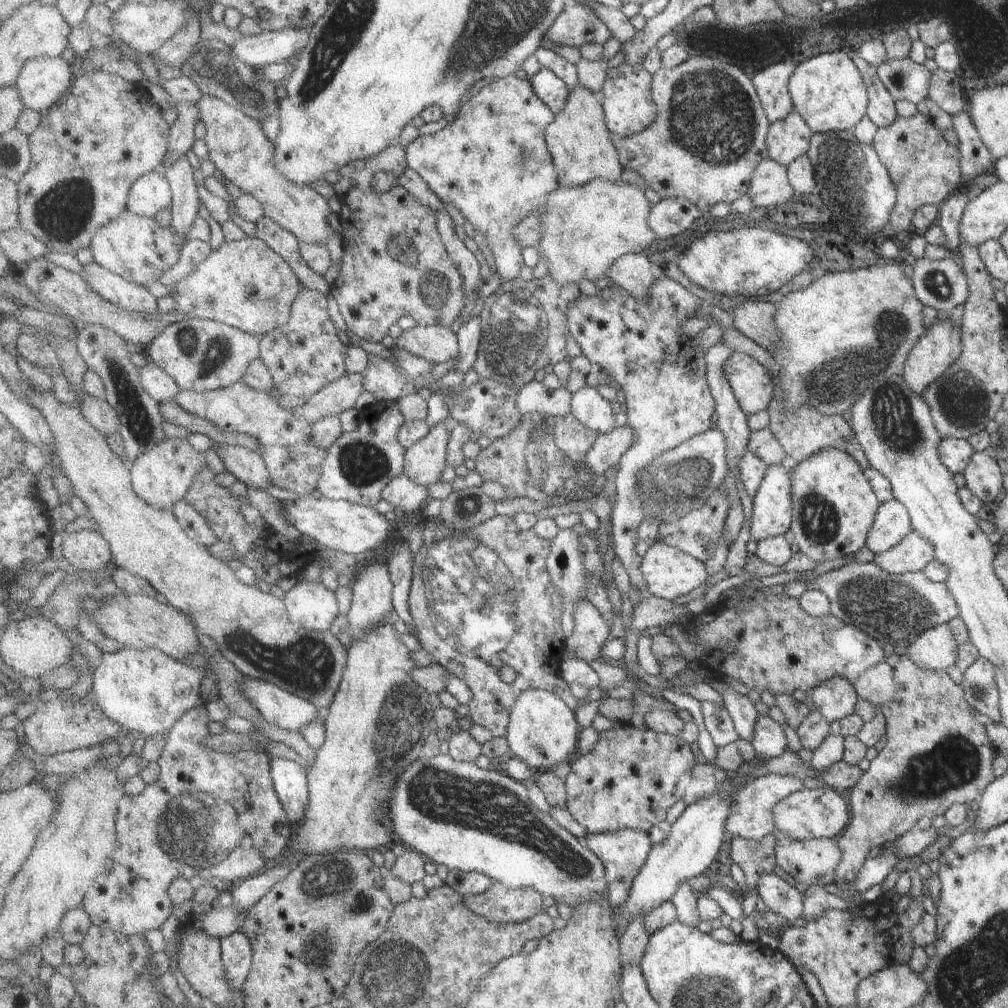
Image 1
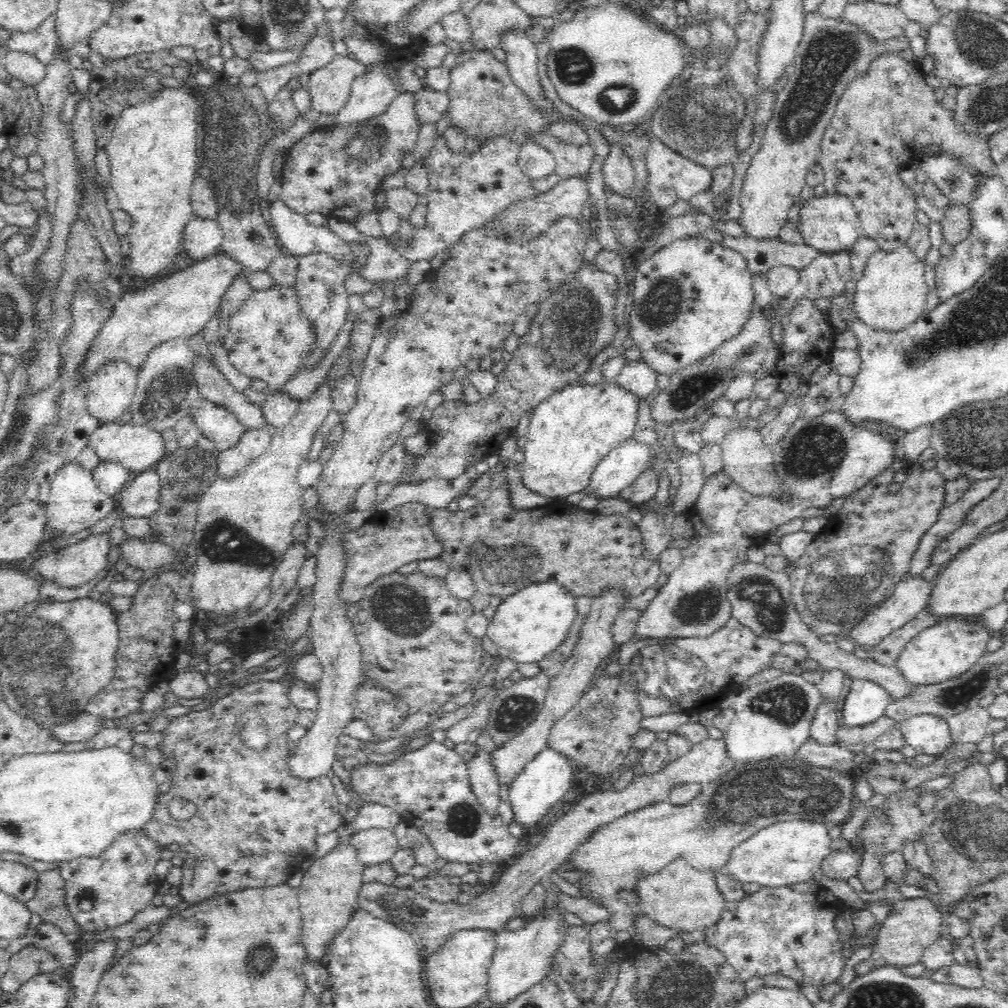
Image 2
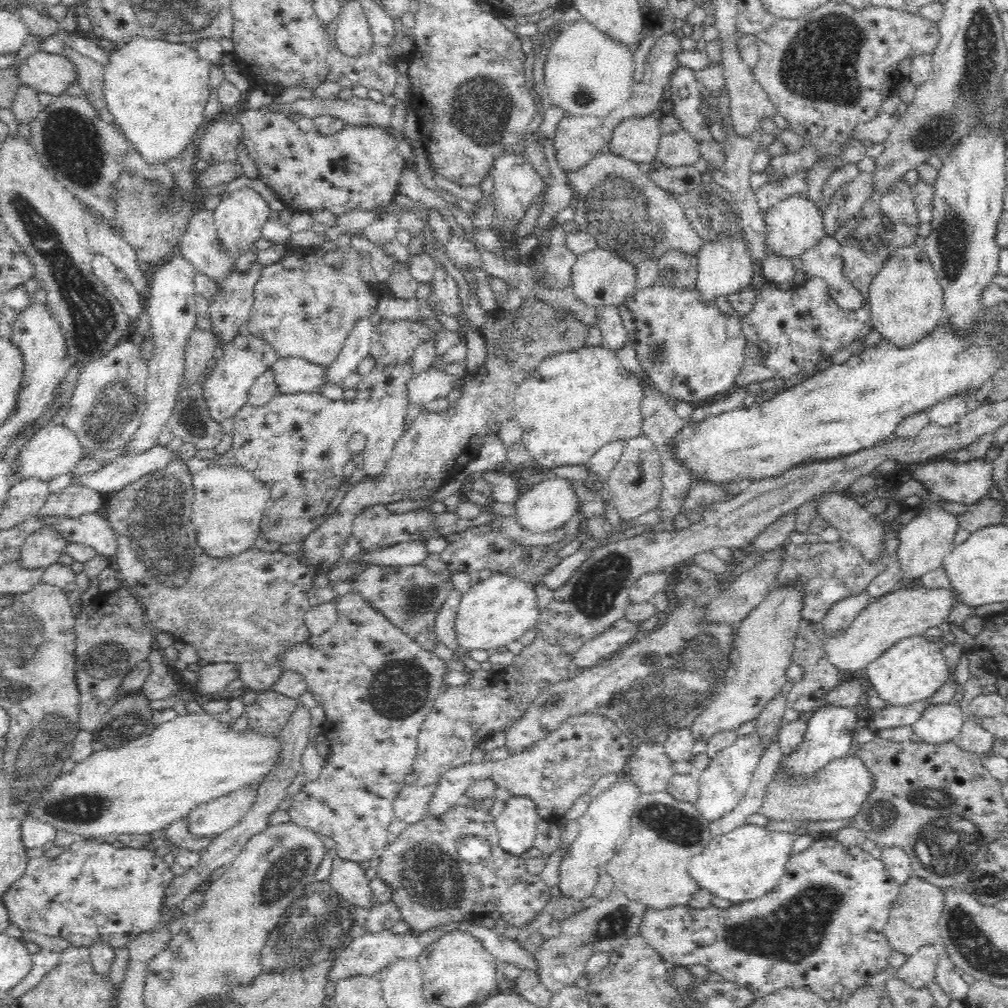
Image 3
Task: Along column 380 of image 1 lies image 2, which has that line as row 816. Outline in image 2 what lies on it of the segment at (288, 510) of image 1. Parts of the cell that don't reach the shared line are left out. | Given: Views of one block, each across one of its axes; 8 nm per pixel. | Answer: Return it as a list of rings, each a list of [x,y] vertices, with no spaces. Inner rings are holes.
[[[546,747],[510,782],[508,801],[514,811],[513,820],[520,828],[534,828],[540,820],[561,804],[561,799],[573,783],[572,765],[566,757]]]

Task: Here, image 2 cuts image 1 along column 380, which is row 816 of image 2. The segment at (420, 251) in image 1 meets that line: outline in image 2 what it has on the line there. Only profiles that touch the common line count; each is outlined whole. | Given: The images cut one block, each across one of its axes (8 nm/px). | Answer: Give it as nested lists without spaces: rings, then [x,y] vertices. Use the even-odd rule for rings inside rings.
[[[259,680],[254,683],[249,683],[234,689],[229,695],[226,694],[225,696],[222,696],[222,698],[215,705],[208,707],[206,710],[190,711],[187,715],[174,718],[166,730],[164,730],[166,735],[161,742],[161,748],[163,748],[166,757],[173,757],[178,762],[177,770],[172,777],[172,786],[167,792],[160,795],[160,802],[158,802],[158,809],[155,817],[150,820],[150,822],[146,823],[146,826],[144,826],[142,831],[144,835],[146,835],[148,839],[154,841],[154,843],[156,843],[158,848],[161,850],[166,849],[168,846],[170,846],[170,844],[174,844],[174,842],[179,844],[181,847],[181,850],[185,855],[185,864],[181,866],[182,879],[180,884],[181,891],[179,892],[179,895],[187,902],[192,902],[193,904],[198,903],[199,901],[204,901],[207,898],[216,895],[216,892],[226,893],[227,891],[242,890],[245,887],[274,886],[274,884],[284,884],[294,872],[298,871],[299,865],[306,858],[310,857],[311,853],[314,852],[316,848],[316,838],[318,838],[318,836],[324,836],[324,834],[328,834],[328,832],[340,830],[345,823],[344,818],[342,818],[342,814],[340,814],[340,801],[337,797],[332,779],[329,774],[311,778],[310,780],[304,780],[292,777],[292,775],[288,773],[288,769],[286,769],[286,762],[288,762],[289,756],[288,739],[276,738],[276,734],[284,736],[284,732],[287,732],[296,723],[294,722],[294,718],[296,718],[296,707],[290,704],[290,701],[288,700],[288,690],[289,688],[282,685],[279,680]],[[265,730],[270,732],[270,734],[266,734],[266,736],[268,736],[268,742],[266,742],[266,746],[264,746],[262,750],[256,750],[256,756],[254,756],[252,764],[250,764],[250,758],[246,760],[246,762],[248,762],[248,766],[244,766],[244,768],[234,768],[234,762],[210,762],[210,760],[214,760],[214,752],[220,752],[222,744],[228,744],[228,740],[226,740],[226,738],[236,736],[236,734],[264,734]],[[177,796],[196,805],[196,812],[190,819],[177,820],[168,812],[170,802],[177,798]],[[254,834],[256,834],[258,838],[262,838],[263,841],[268,840],[268,842],[270,842],[270,844],[268,844],[268,846],[270,846],[270,854],[268,854],[268,856],[264,856],[264,858],[256,858],[256,856],[254,856],[254,850],[246,850],[244,854],[240,852],[240,842],[242,842],[242,840],[246,840],[246,838],[250,840]],[[226,858],[230,860],[230,872],[228,872],[228,876],[220,876],[220,874],[218,874],[218,876],[202,876],[202,874],[206,874],[206,872],[212,872],[212,868],[214,868],[214,870],[220,870],[222,866],[226,868]]]

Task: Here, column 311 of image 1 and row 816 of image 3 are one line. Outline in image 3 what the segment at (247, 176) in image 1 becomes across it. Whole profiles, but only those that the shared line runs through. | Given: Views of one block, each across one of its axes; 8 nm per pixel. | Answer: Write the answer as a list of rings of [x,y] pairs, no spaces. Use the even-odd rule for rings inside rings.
[[[242,788],[237,792],[206,802],[187,814],[187,832],[196,838],[214,838],[243,819],[254,802],[256,789]]]

